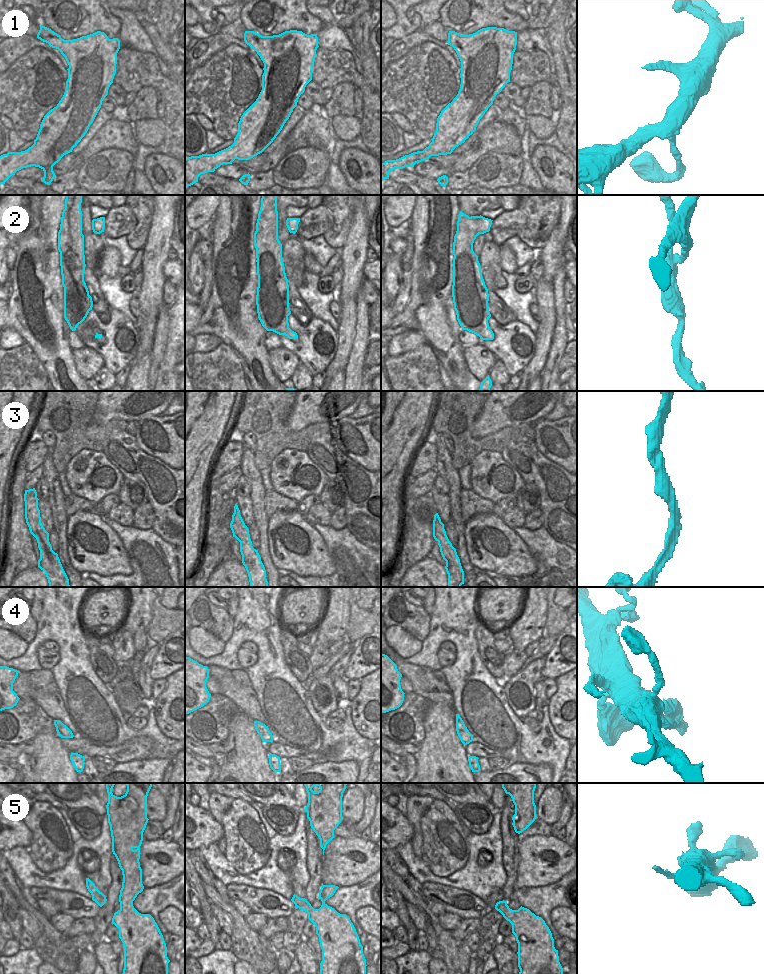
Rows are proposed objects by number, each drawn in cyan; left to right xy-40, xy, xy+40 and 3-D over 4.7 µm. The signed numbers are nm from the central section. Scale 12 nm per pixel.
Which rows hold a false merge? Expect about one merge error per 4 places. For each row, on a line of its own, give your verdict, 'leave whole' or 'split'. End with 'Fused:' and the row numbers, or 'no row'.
1: leave whole
2: split
3: leave whole
4: leave whole
5: leave whole
Fused: 2

